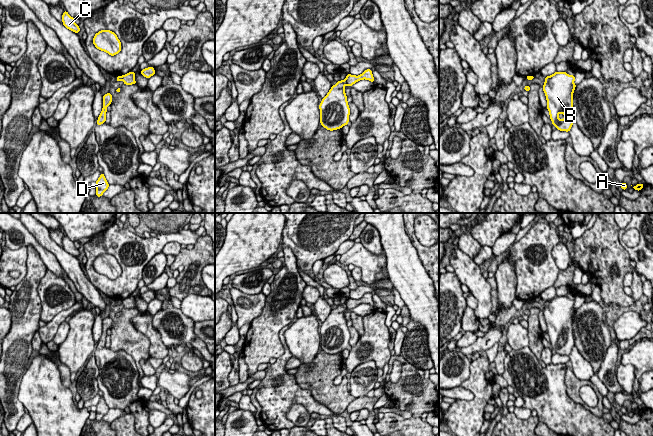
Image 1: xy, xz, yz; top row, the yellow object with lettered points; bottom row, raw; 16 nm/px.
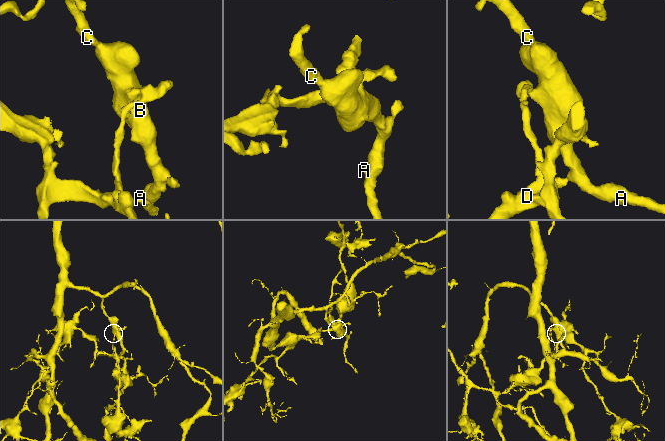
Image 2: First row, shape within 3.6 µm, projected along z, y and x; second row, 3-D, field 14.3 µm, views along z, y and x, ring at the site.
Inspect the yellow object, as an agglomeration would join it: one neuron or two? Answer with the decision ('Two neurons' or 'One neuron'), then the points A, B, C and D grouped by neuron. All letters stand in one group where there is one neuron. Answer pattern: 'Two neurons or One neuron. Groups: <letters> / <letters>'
Two neurons. Groups: A B C / D

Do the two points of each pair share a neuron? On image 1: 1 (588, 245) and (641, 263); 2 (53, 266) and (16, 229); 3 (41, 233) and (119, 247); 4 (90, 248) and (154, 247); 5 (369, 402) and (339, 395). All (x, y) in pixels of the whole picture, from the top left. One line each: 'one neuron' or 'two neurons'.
1: two neurons
2: one neuron
3: two neurons
4: one neuron
5: two neurons

